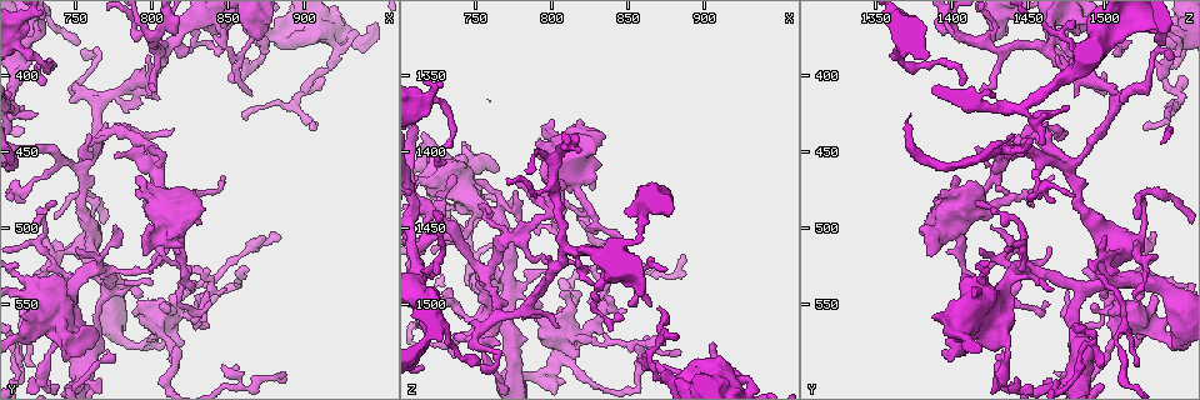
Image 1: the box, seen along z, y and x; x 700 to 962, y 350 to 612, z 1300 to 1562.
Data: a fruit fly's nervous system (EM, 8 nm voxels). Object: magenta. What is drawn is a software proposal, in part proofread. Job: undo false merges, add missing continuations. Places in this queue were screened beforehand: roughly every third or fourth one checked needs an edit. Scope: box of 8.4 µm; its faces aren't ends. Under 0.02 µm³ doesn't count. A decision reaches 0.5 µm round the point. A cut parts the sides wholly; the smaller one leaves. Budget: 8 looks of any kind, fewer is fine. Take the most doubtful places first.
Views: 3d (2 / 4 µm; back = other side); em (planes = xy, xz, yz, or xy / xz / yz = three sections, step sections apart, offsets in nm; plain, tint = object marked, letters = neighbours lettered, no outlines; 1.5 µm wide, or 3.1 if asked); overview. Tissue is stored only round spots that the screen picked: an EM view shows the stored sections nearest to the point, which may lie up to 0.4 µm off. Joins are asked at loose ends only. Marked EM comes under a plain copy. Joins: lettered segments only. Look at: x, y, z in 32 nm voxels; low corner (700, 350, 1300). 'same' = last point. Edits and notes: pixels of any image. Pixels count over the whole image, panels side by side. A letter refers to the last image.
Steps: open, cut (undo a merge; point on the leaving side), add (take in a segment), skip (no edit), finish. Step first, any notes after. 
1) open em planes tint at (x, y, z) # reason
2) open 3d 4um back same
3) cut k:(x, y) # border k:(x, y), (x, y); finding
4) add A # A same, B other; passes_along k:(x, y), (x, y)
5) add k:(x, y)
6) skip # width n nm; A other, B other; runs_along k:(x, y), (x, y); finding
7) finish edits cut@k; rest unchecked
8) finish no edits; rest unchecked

open 3d 4um at (718, 448, 1438)

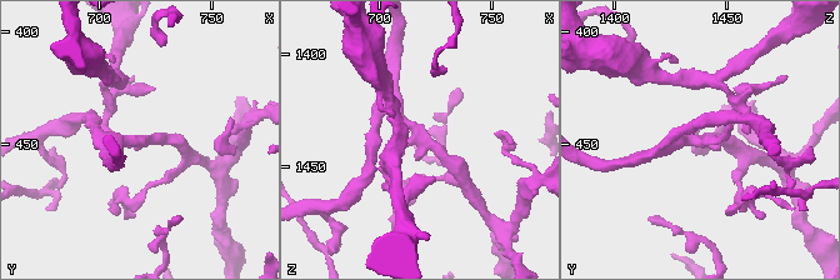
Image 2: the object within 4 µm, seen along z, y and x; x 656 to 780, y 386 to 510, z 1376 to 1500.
open em xy step 4 tint at (718, 450, 1439) # arms 3; now the EM

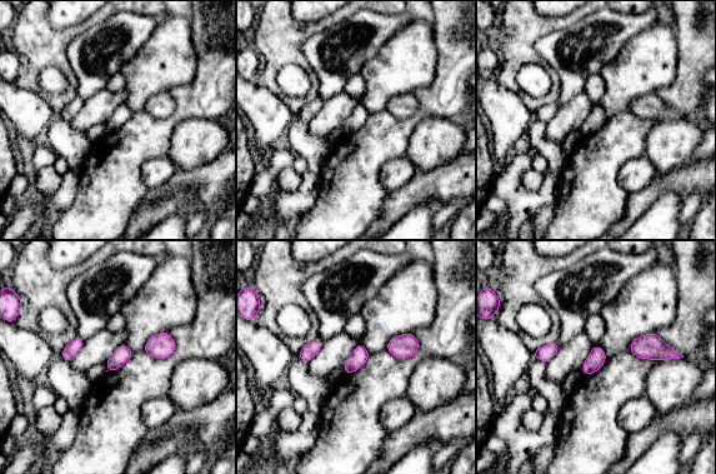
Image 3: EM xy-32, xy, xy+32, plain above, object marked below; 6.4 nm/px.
open em xy step 4 letters same

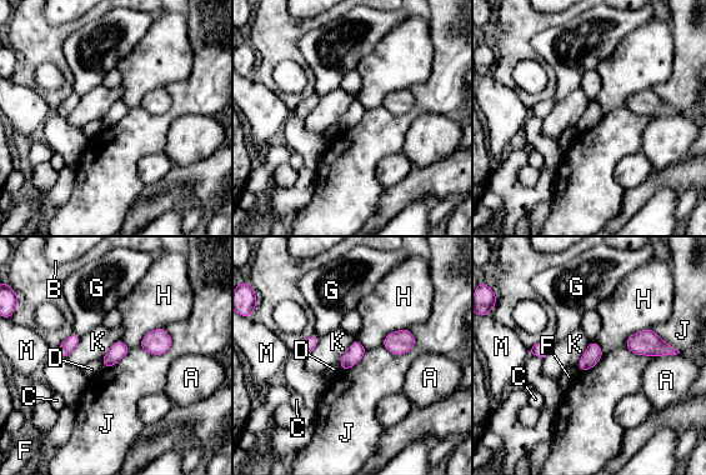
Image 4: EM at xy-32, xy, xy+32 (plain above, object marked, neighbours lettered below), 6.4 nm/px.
skip # A other, B other, C other, D other, F other, G other, H other, J other, K other, M other; border 4:(100, 360), (104, 368); all the same neuron

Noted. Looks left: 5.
open 3d 2um at (792, 546, 1502)

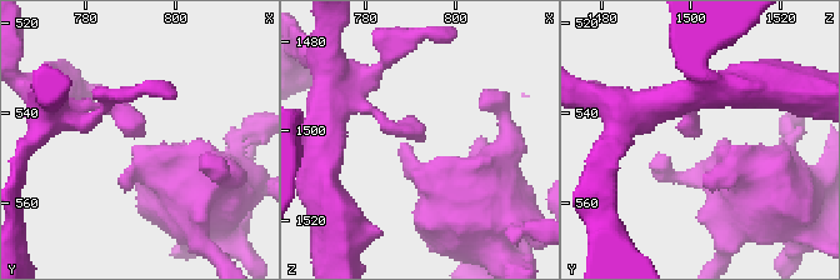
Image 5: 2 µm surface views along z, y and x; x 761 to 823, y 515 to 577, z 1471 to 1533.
open em xy step 8 tint at (792, 546, 1502)

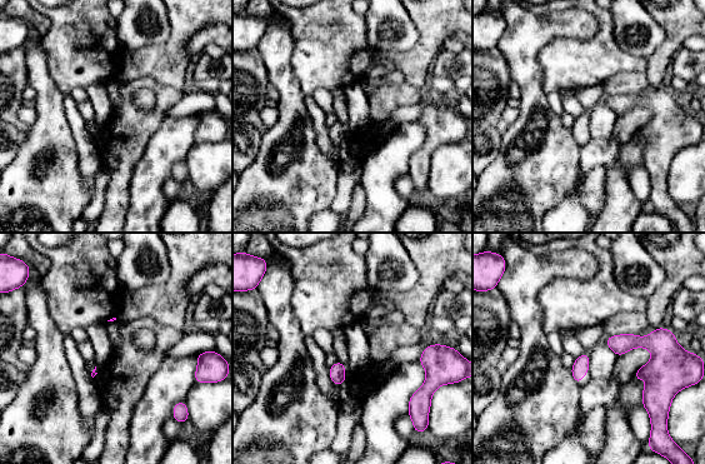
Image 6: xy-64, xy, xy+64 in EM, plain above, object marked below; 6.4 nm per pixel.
open em yz step 4 letters same # cut it another way

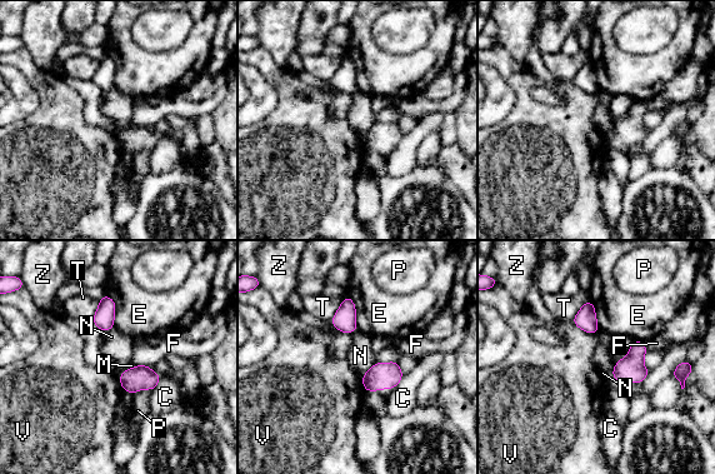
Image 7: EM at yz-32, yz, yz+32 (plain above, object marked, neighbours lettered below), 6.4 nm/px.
skip # C other, E other, F other, M other, N other, P other, T other, V other, Z other; border 7:(571, 320), (581, 329), (594, 334); no lettered segment goes on from it

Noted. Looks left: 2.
open em planes letters at (760, 494, 1528) # abrupt turn

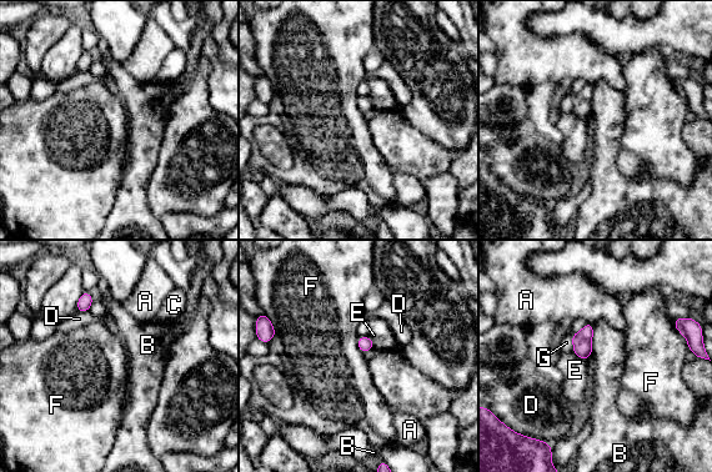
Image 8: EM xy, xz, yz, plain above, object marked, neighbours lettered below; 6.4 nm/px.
skip # A other, B other, C other, D other, E other, F other, G other; continuous, no second neuron

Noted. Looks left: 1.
finish no edits; rest unchecked

